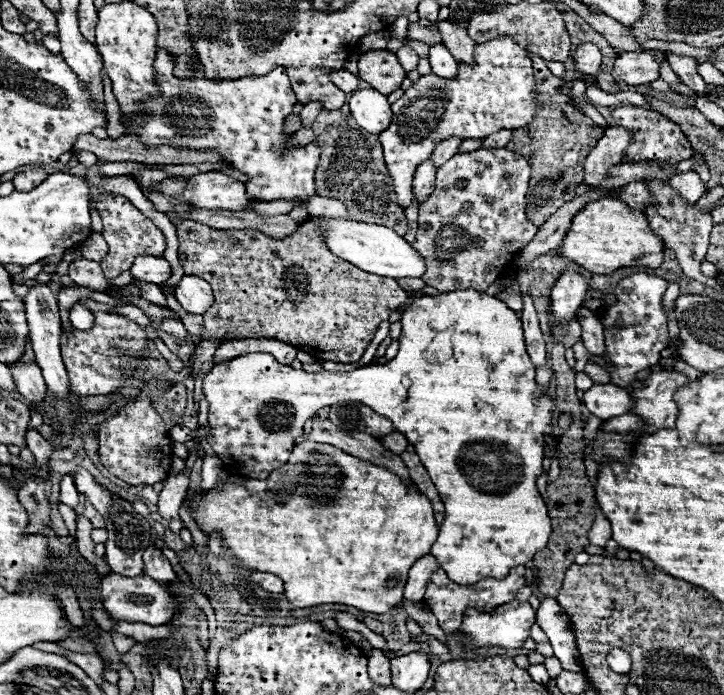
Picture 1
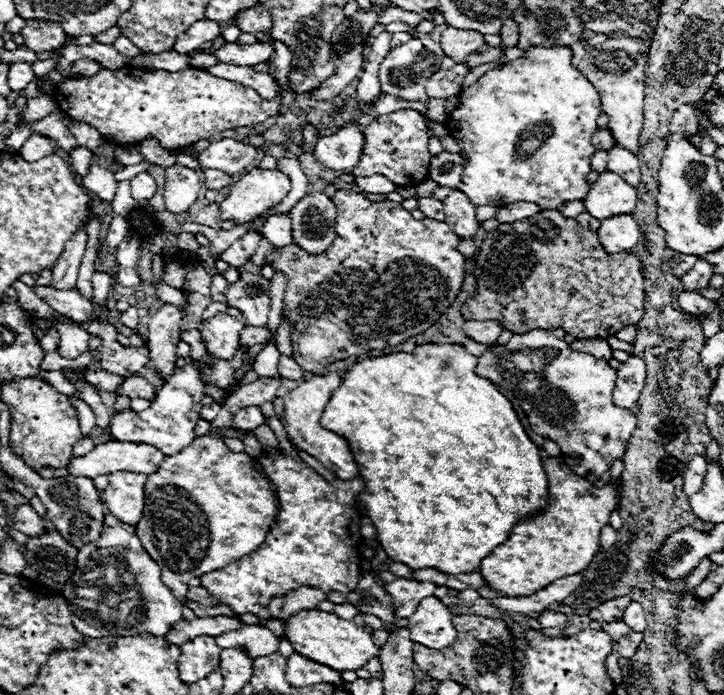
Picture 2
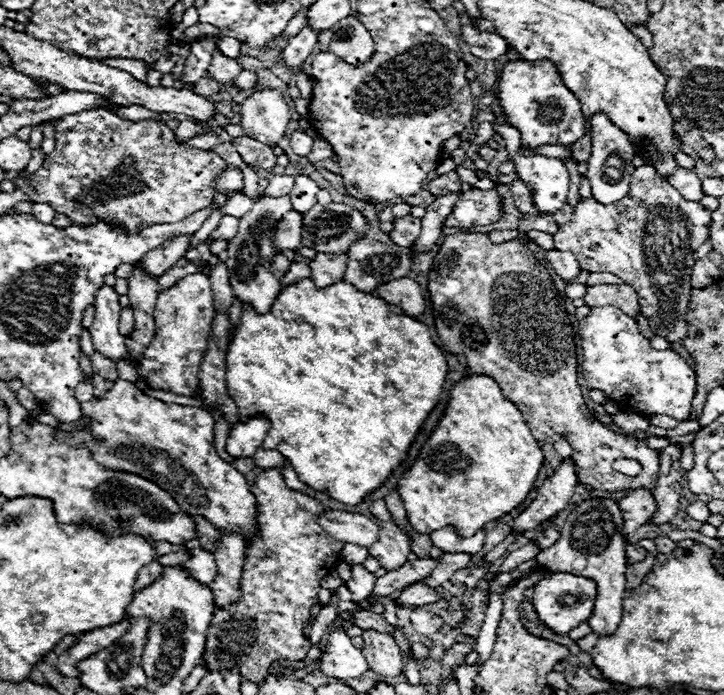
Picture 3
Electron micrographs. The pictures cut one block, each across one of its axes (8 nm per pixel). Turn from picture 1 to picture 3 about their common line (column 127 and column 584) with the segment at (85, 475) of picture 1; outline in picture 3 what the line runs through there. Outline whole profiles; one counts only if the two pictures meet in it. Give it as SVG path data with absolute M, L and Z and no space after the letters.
M590 498L572 510L566 524L560 530L560 540L538 554L538 564L552 572L572 572L578 576L592 578L596 582L598 594L594 602L592 616L588 620L594 634L614 634L622 618L622 600L626 594L626 538L622 536L624 520L622 510L612 498Z

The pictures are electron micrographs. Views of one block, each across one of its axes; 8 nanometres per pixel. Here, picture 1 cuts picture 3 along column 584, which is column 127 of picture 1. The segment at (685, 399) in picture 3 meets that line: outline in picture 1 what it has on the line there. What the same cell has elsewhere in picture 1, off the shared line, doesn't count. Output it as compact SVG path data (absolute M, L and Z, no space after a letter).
M82 300L80 304L94 314L94 326L90 330L78 330L74 326L70 330L62 330L60 352L70 376L70 392L76 396L100 396L118 392L128 384L132 372L140 366L140 360L148 358L146 330L136 322L112 312L112 306L108 304L100 304L96 300Z

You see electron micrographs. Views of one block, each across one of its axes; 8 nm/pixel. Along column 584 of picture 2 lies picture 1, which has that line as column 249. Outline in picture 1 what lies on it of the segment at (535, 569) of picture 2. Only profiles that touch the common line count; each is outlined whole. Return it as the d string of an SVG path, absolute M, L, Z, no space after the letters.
M298 444L288 462L282 464L280 468L276 468L266 480L242 480L242 478L230 478L230 482L226 484L224 490L208 490L206 494L198 494L194 498L194 502L188 500L188 506L192 506L190 512L198 524L200 530L204 530L206 534L220 530L222 532L222 542L226 548L230 548L230 552L242 562L240 566L246 566L250 570L256 572L272 572L276 576L280 576L284 580L284 594L288 598L288 602L292 602L296 608L310 608L310 606L320 606L320 604L346 604L346 606L354 606L358 610L364 612L374 612L374 614L384 614L390 608L394 608L396 604L402 602L402 594L404 594L404 584L408 578L408 570L410 566L420 558L426 556L430 546L434 544L436 536L438 536L438 526L434 522L434 514L432 514L432 504L430 500L418 490L416 484L410 484L406 480L402 480L400 476L396 476L394 472L390 472L388 468L370 464L368 460L360 460L354 458L346 452L342 452L340 448L334 448L330 444Z

